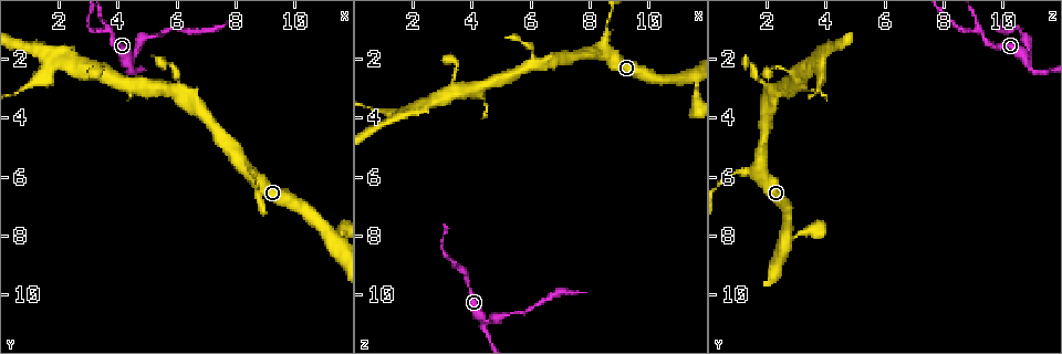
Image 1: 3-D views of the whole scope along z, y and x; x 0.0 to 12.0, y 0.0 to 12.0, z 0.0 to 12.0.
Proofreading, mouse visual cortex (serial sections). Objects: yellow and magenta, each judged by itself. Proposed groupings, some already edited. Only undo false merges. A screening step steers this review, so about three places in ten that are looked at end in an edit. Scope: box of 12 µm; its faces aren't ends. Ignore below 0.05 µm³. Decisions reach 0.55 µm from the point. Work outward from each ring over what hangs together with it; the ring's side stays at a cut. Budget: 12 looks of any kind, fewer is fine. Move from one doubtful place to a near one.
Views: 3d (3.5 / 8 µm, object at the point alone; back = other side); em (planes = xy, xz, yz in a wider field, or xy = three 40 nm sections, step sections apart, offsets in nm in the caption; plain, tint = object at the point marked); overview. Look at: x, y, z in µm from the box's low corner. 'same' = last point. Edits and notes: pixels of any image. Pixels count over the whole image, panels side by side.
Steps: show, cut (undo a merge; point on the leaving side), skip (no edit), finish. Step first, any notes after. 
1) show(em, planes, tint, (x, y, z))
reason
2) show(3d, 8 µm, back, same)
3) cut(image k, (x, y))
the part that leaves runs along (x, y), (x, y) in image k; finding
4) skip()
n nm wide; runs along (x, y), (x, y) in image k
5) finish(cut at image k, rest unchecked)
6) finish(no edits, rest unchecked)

show(3d, 3.5 µm, (3.7, 1.1, 9.1))
three arms meet

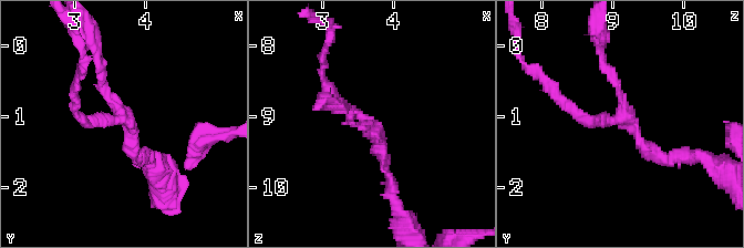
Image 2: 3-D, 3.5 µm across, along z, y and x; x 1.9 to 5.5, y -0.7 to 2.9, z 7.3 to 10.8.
show(em, xy, step 1, tint, (3.70, 1.05, 9.20))
3 arms; arms of 150, 150, 150 nm

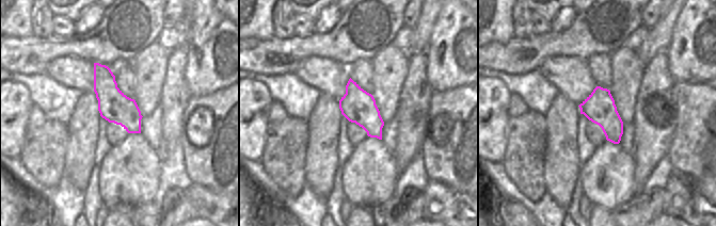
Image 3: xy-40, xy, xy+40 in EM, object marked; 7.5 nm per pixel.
skip()
runs along (390, 181), (380, 135), (322, 79) in image 2; one cell here

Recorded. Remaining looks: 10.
show(3d, 8 µm, back, (8.4, 5.8, 1.9))
side arm on a straight run

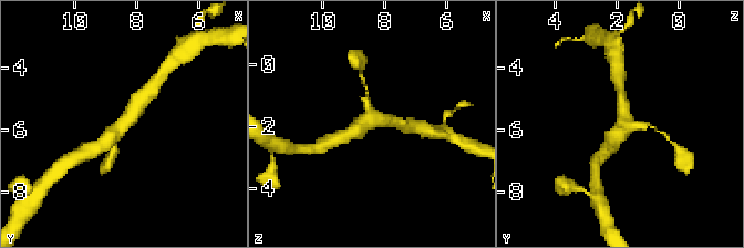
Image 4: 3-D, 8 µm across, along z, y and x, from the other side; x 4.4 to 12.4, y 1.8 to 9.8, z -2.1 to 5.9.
show(3d, 3.5 µm, (8.4, 5.9, 1.8))

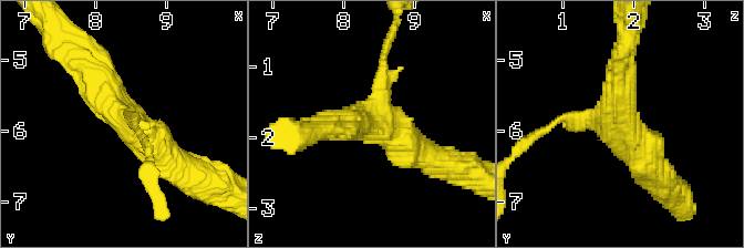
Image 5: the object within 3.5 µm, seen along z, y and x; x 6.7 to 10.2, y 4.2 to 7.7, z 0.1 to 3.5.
show(em, planes, tint, (8.45, 5.80, 1.80))
need the tissue

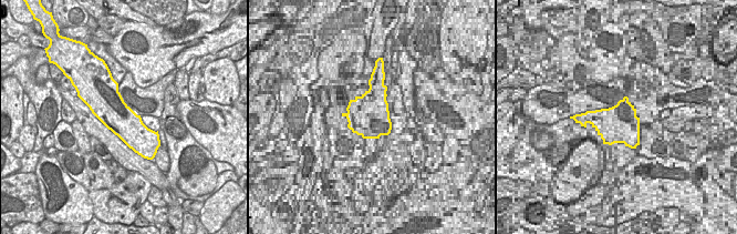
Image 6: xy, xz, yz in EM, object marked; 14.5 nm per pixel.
skip()
460 nm wide; runs along (176, 166), (78, 58) in image 5; one cell here

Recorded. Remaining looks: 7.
show(em, xy, step 3, tint, (6.0, 3.1, 2.2))
a fork

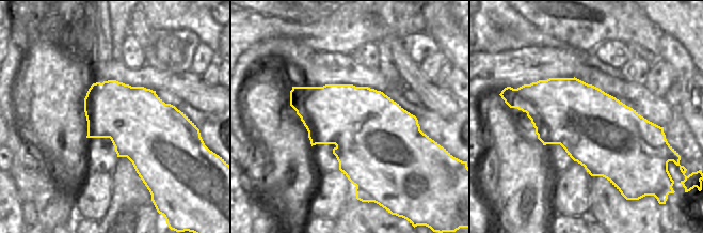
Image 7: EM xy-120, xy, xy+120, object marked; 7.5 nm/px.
show(3d, 3.5 µm, same)
wider look

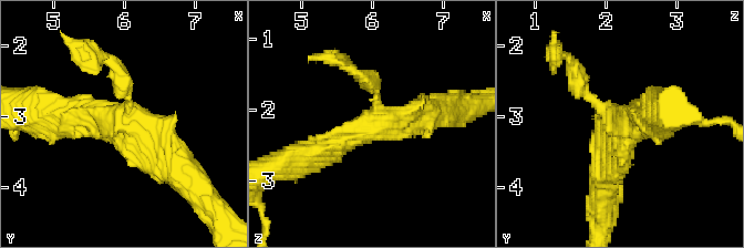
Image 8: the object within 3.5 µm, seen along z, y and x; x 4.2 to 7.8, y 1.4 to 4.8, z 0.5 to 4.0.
cut(image 8, (113, 73))
the part that leaves runs along (128, 100), (122, 75), (64, 34) in image 8; two cells meet here

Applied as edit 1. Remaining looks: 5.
show(3d, 3.5 µm, (3.3, 2.4, 2.8))
two arms in line, one across

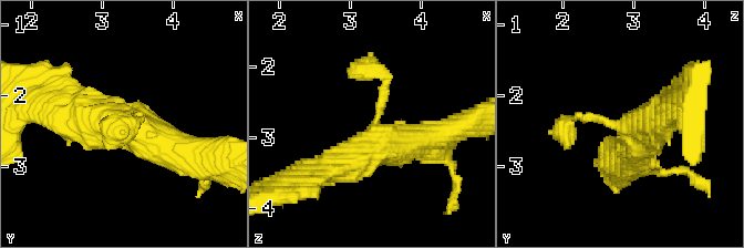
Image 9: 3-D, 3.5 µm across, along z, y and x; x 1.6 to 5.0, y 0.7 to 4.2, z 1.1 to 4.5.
show(em, xy, step 5, tint, (3.35, 2.40, 2.80))
3 arms; arms of 150, 450, 500 nm; need the tissue

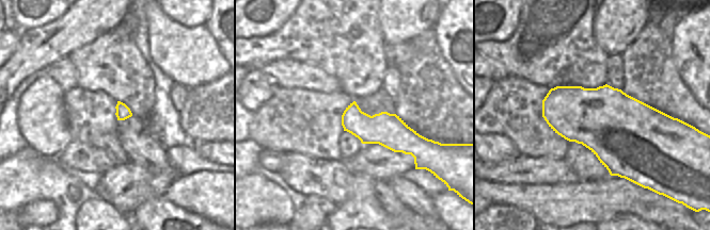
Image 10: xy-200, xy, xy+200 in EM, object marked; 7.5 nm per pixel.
skip()
runs along (194, 156), (133, 125), (65, 112) in image 9; continuous, no second cell

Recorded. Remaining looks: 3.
show(3d, 3.5 µm, (1.9, 2.2, 3.8))
two arms in line, one across

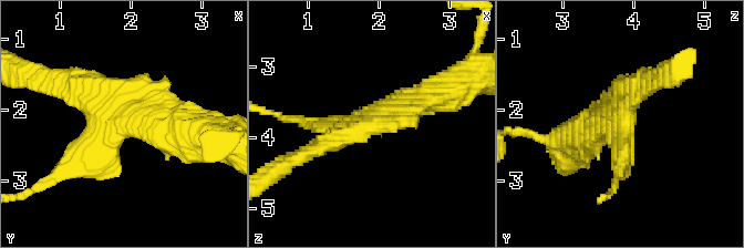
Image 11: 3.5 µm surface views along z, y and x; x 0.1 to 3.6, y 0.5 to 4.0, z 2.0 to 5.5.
show(em, xy, step 2, tint, (1.80, 2.20, 3.80))
now the EM

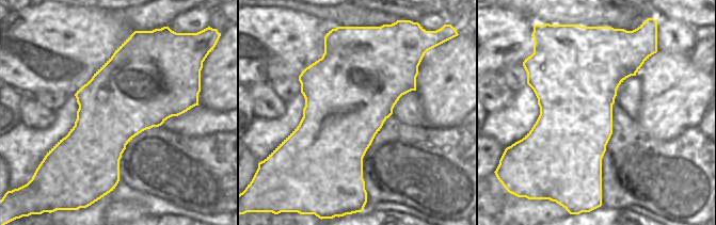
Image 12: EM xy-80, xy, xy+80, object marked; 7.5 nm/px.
skip()
runs along (433, 94), (381, 111), (310, 153) in image 11; one cell here

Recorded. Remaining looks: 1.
finish(cut at image 8, rest unchecked)

